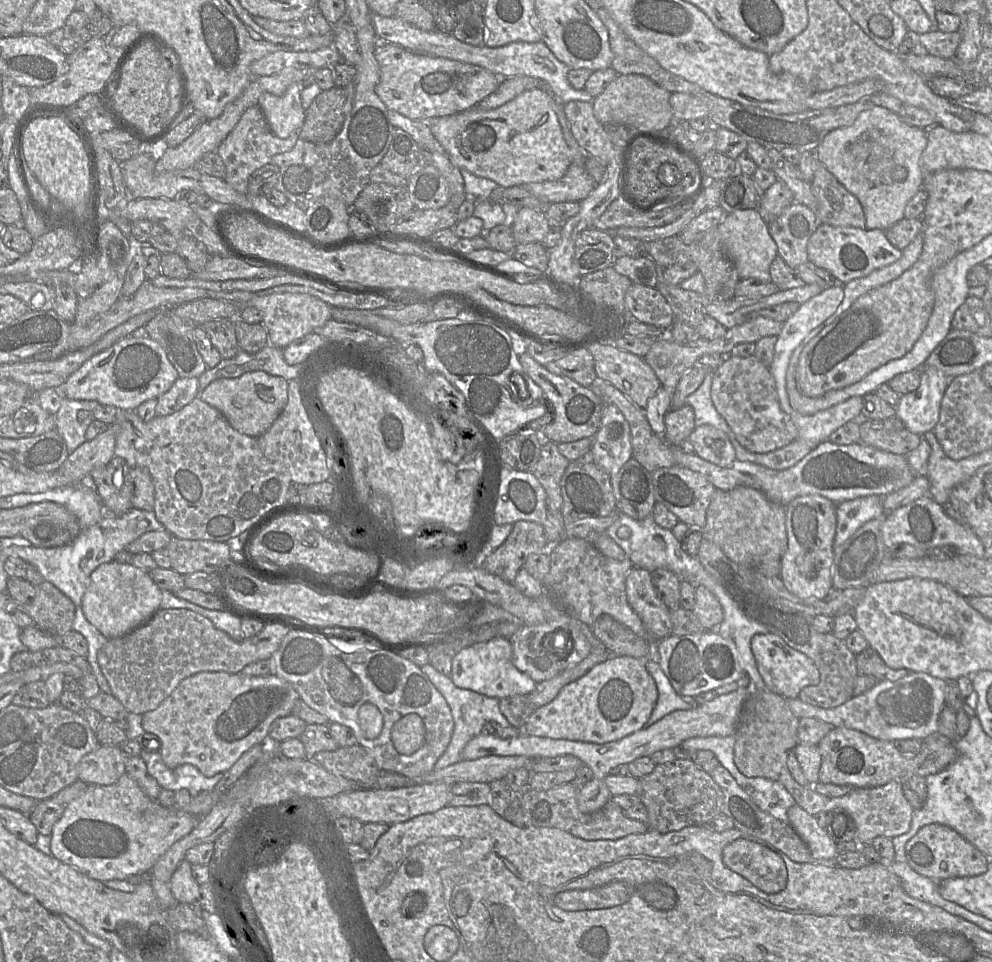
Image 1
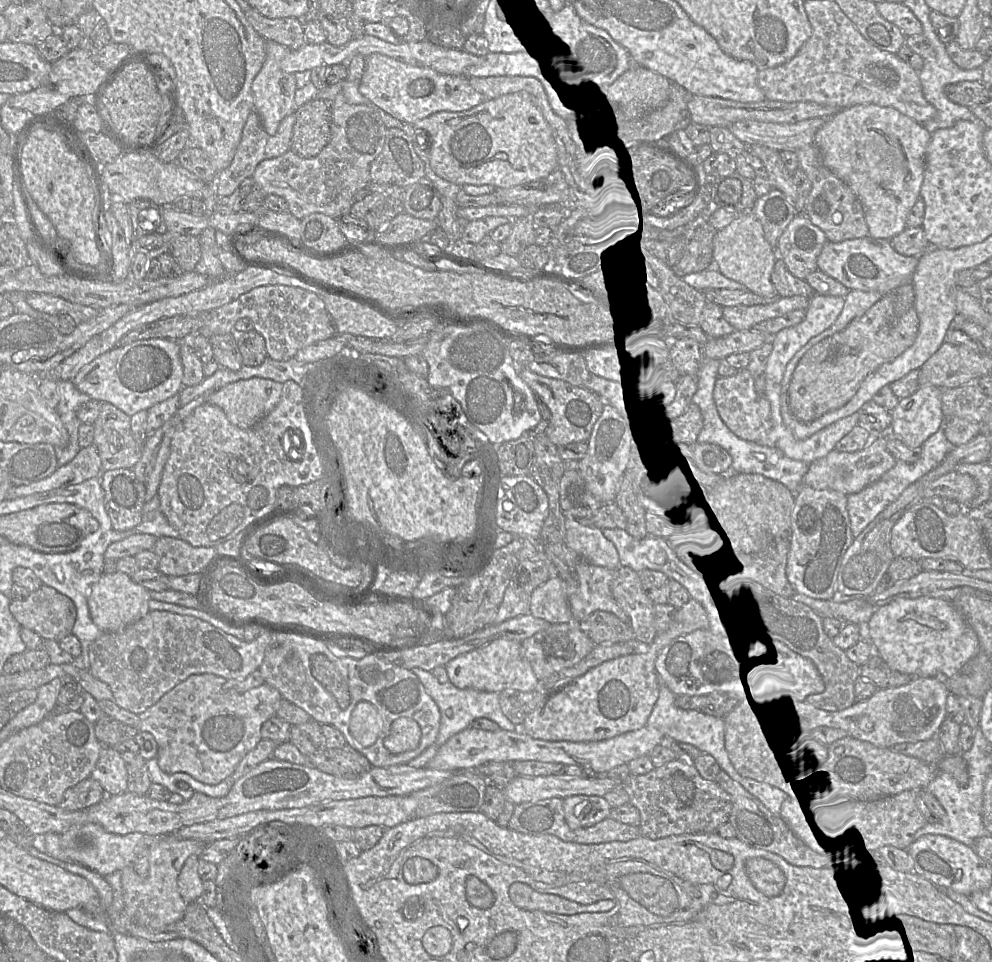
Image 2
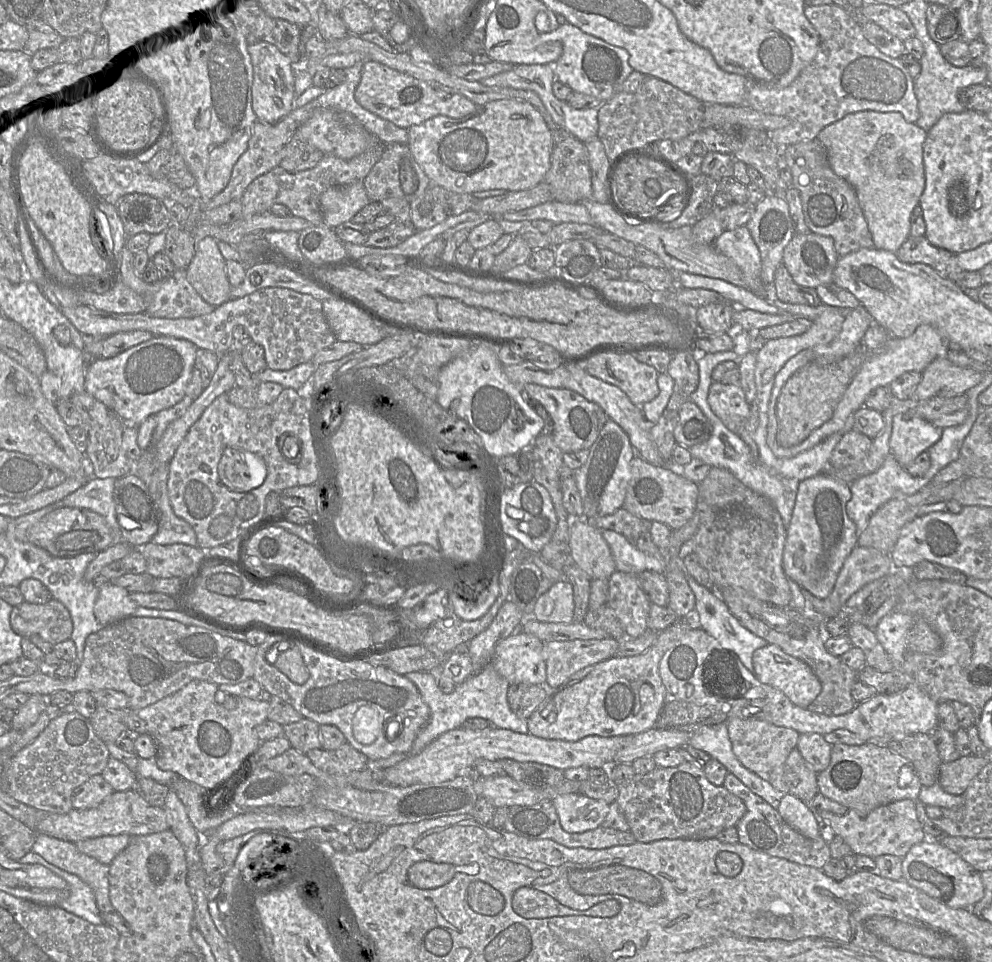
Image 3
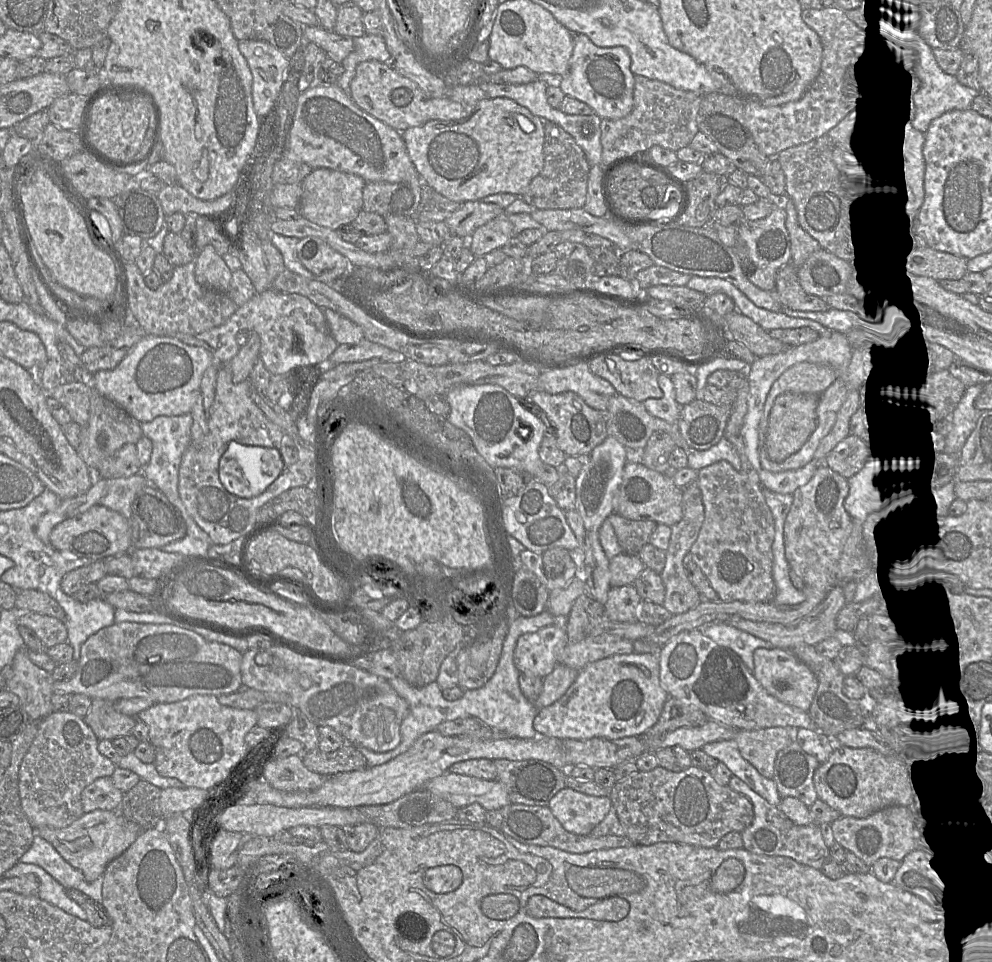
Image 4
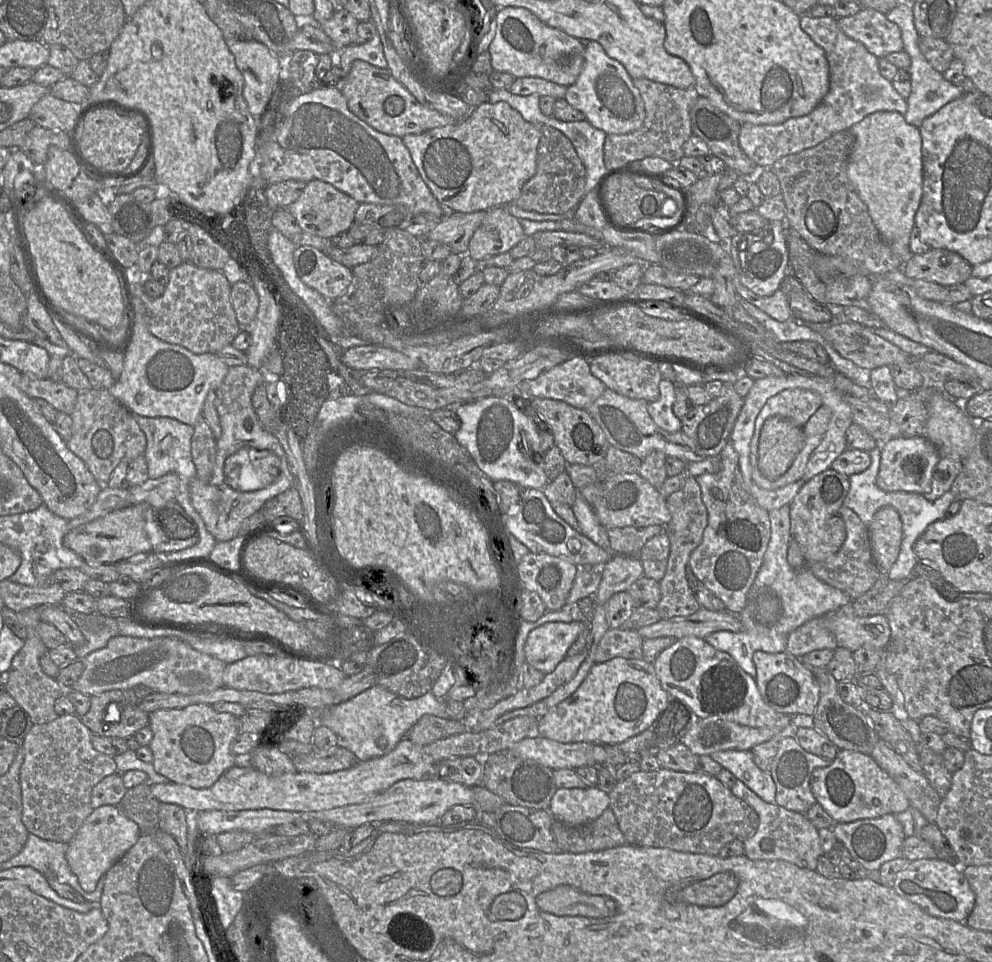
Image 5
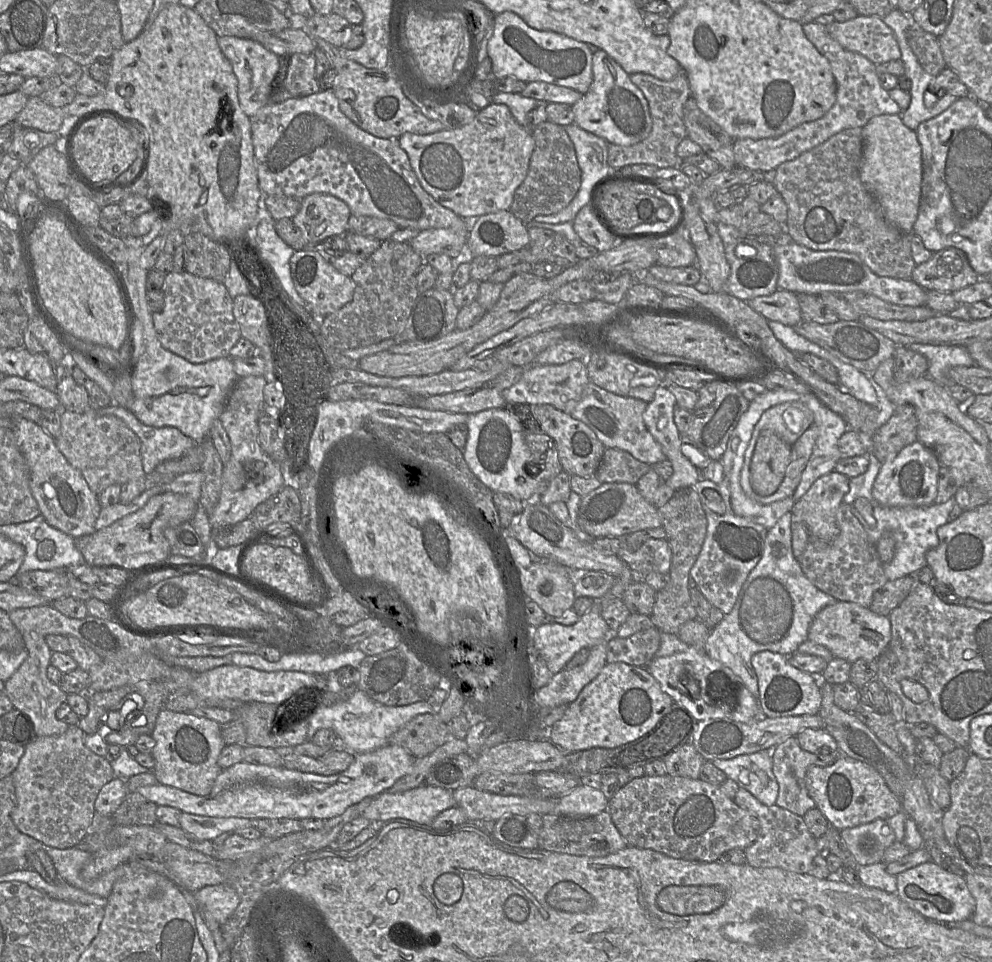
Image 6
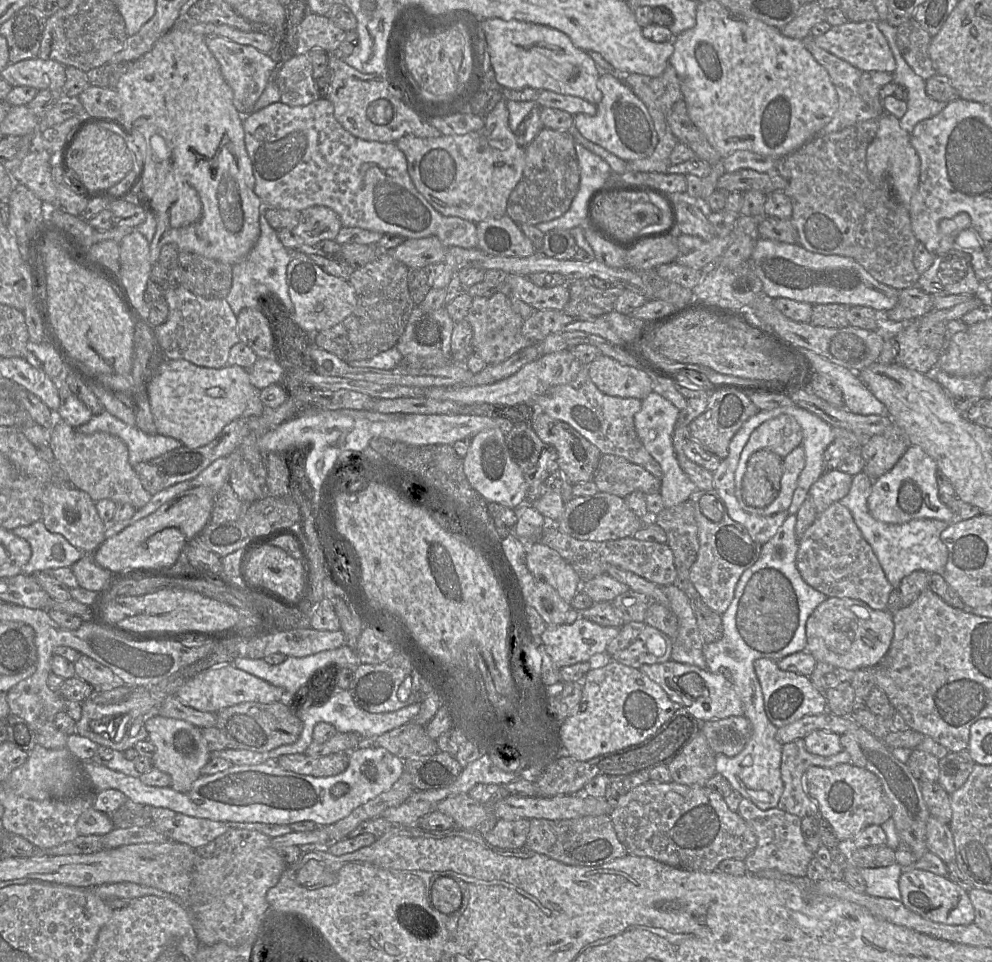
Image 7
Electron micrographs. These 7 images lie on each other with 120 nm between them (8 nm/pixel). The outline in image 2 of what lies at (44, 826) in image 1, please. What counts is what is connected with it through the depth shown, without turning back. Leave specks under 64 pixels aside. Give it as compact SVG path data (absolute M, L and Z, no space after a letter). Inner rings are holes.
M89 777L68 788L58 807L68 811L77 811L99 803L105 796L99 782Z

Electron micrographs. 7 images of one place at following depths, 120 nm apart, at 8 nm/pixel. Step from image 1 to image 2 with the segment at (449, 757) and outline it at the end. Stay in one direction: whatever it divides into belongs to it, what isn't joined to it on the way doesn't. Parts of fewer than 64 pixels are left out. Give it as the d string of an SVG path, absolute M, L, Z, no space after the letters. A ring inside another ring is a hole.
M413 668L409 670L419 678L426 692L437 704L441 714L439 733L435 742L422 754L411 760L408 763L409 766L415 768L427 767L428 763L434 758L439 748L450 737L470 727L471 723L478 718L490 719L496 722L501 729L506 731L517 729L517 727L503 714L499 703L499 693L483 692L471 688L459 689L450 681L447 683L440 683L430 671L426 671L421 668Z

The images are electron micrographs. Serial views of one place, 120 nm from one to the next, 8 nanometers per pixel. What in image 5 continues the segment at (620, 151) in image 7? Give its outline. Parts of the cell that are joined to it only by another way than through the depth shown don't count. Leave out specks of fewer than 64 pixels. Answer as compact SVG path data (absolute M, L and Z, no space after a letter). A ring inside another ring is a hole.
M600 43L584 44L584 65L577 81L567 88L566 101L606 134L628 134L639 129L645 120L645 106L632 77L620 62L608 56Z

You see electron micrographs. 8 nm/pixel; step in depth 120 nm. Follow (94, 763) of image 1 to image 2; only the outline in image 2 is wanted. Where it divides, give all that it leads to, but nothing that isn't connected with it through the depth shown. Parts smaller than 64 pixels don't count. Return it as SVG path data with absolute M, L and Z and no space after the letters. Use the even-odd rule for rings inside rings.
M103 747L91 778L98 781L106 796L127 791L128 773L121 753L113 747Z

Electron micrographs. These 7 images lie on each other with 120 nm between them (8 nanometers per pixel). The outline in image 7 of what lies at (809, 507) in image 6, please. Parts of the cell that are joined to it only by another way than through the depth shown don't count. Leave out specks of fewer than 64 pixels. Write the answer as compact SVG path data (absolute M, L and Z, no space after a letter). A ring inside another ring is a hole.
M838 469L825 471L822 476L814 482L808 492L815 510L818 513L826 510L834 502L844 498L852 483L852 476Z

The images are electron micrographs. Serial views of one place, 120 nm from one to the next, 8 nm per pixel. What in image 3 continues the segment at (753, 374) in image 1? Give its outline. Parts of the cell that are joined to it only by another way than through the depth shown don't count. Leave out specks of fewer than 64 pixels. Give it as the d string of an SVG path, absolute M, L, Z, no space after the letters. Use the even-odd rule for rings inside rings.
M713 381L708 392L708 403L722 423L740 435L750 416L750 408L741 385Z

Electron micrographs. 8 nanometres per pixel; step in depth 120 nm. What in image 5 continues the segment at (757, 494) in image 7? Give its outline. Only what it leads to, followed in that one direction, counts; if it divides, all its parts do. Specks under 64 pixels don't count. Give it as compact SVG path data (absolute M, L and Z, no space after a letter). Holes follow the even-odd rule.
M780 415L768 418L758 443L760 471L770 480L780 478L791 467L803 445L803 428Z

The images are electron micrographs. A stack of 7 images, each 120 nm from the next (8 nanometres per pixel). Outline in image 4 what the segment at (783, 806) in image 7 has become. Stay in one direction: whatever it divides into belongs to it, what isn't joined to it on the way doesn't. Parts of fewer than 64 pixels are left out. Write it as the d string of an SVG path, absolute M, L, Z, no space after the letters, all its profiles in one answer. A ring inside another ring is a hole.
M796 741L782 749L776 757L772 778L782 799L794 797L810 808L818 798L813 776L819 765Z

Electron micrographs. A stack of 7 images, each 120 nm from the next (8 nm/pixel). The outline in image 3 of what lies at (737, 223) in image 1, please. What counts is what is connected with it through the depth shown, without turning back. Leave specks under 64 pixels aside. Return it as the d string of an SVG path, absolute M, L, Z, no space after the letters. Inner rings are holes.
M746 226L724 230L713 246L733 260L745 276L761 281L760 251Z

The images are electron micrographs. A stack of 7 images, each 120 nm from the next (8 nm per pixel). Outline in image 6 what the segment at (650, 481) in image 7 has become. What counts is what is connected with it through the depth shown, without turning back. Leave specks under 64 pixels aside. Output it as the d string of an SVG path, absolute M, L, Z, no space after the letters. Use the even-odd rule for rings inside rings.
M606 448L595 473L601 483L629 483L636 485L639 479L652 469L647 463L634 458L618 448Z

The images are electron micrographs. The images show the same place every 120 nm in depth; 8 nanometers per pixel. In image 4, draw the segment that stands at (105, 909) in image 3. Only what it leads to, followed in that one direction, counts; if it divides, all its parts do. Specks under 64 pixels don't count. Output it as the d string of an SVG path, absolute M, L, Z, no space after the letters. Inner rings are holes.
M35 835L31 847L19 862L40 866L64 888L76 889L102 905L103 875L92 882L87 882L82 872L71 866L44 838Z

